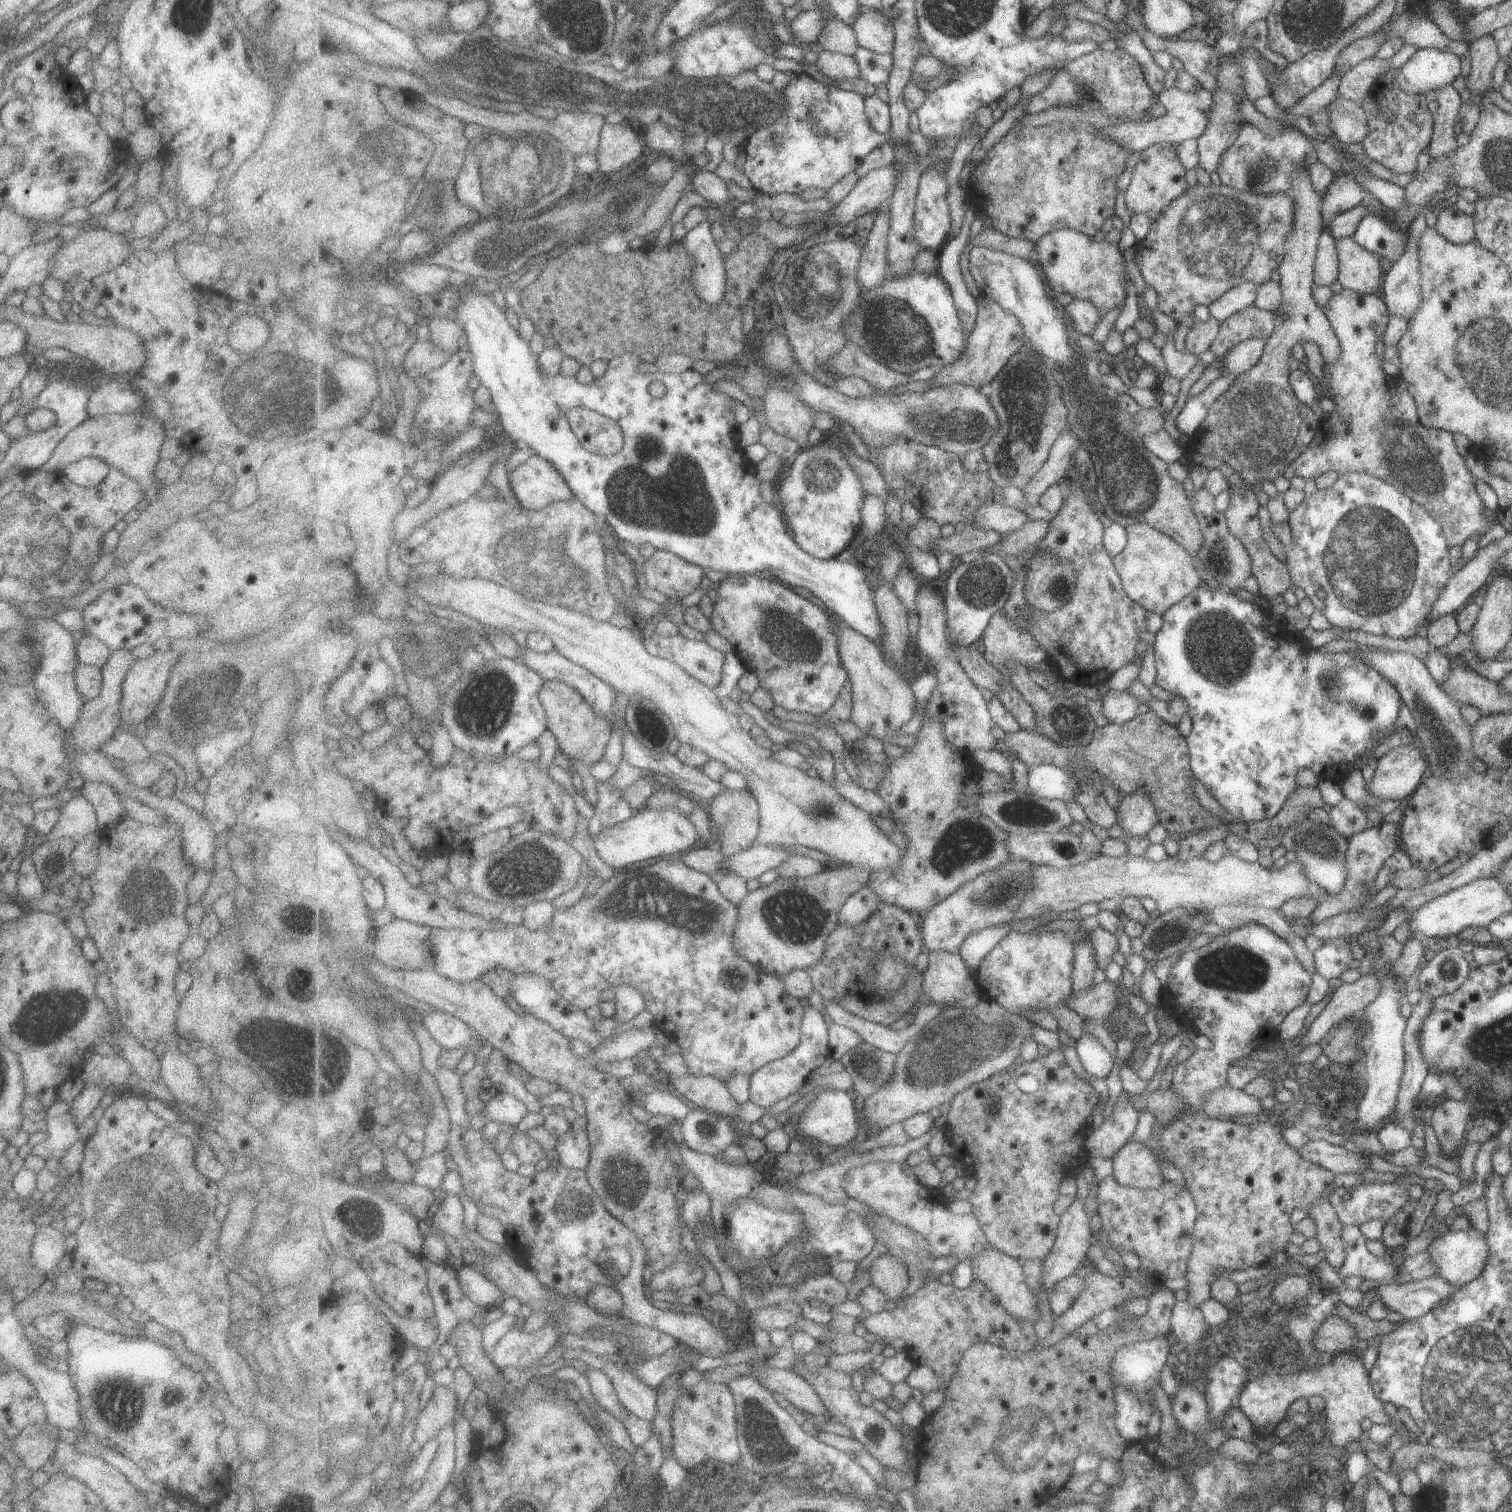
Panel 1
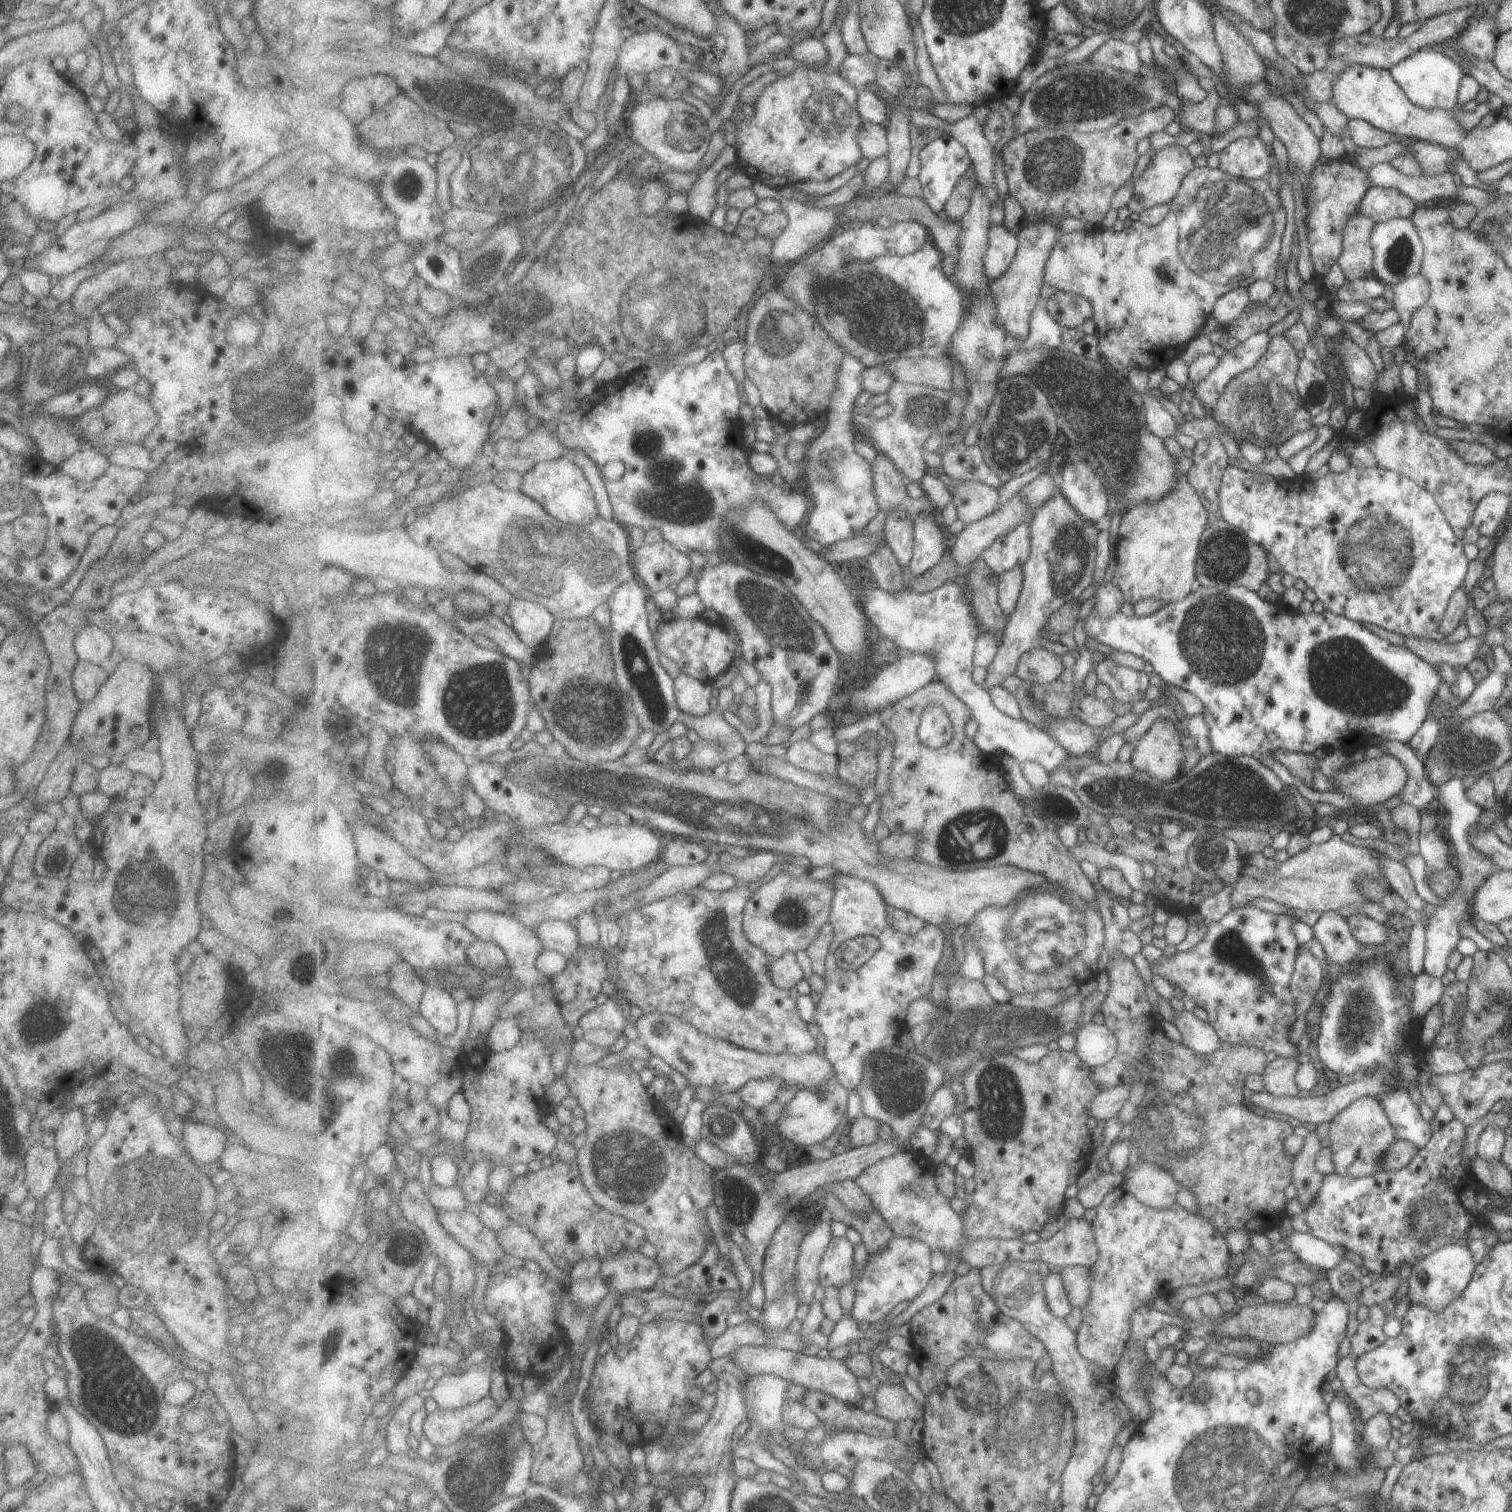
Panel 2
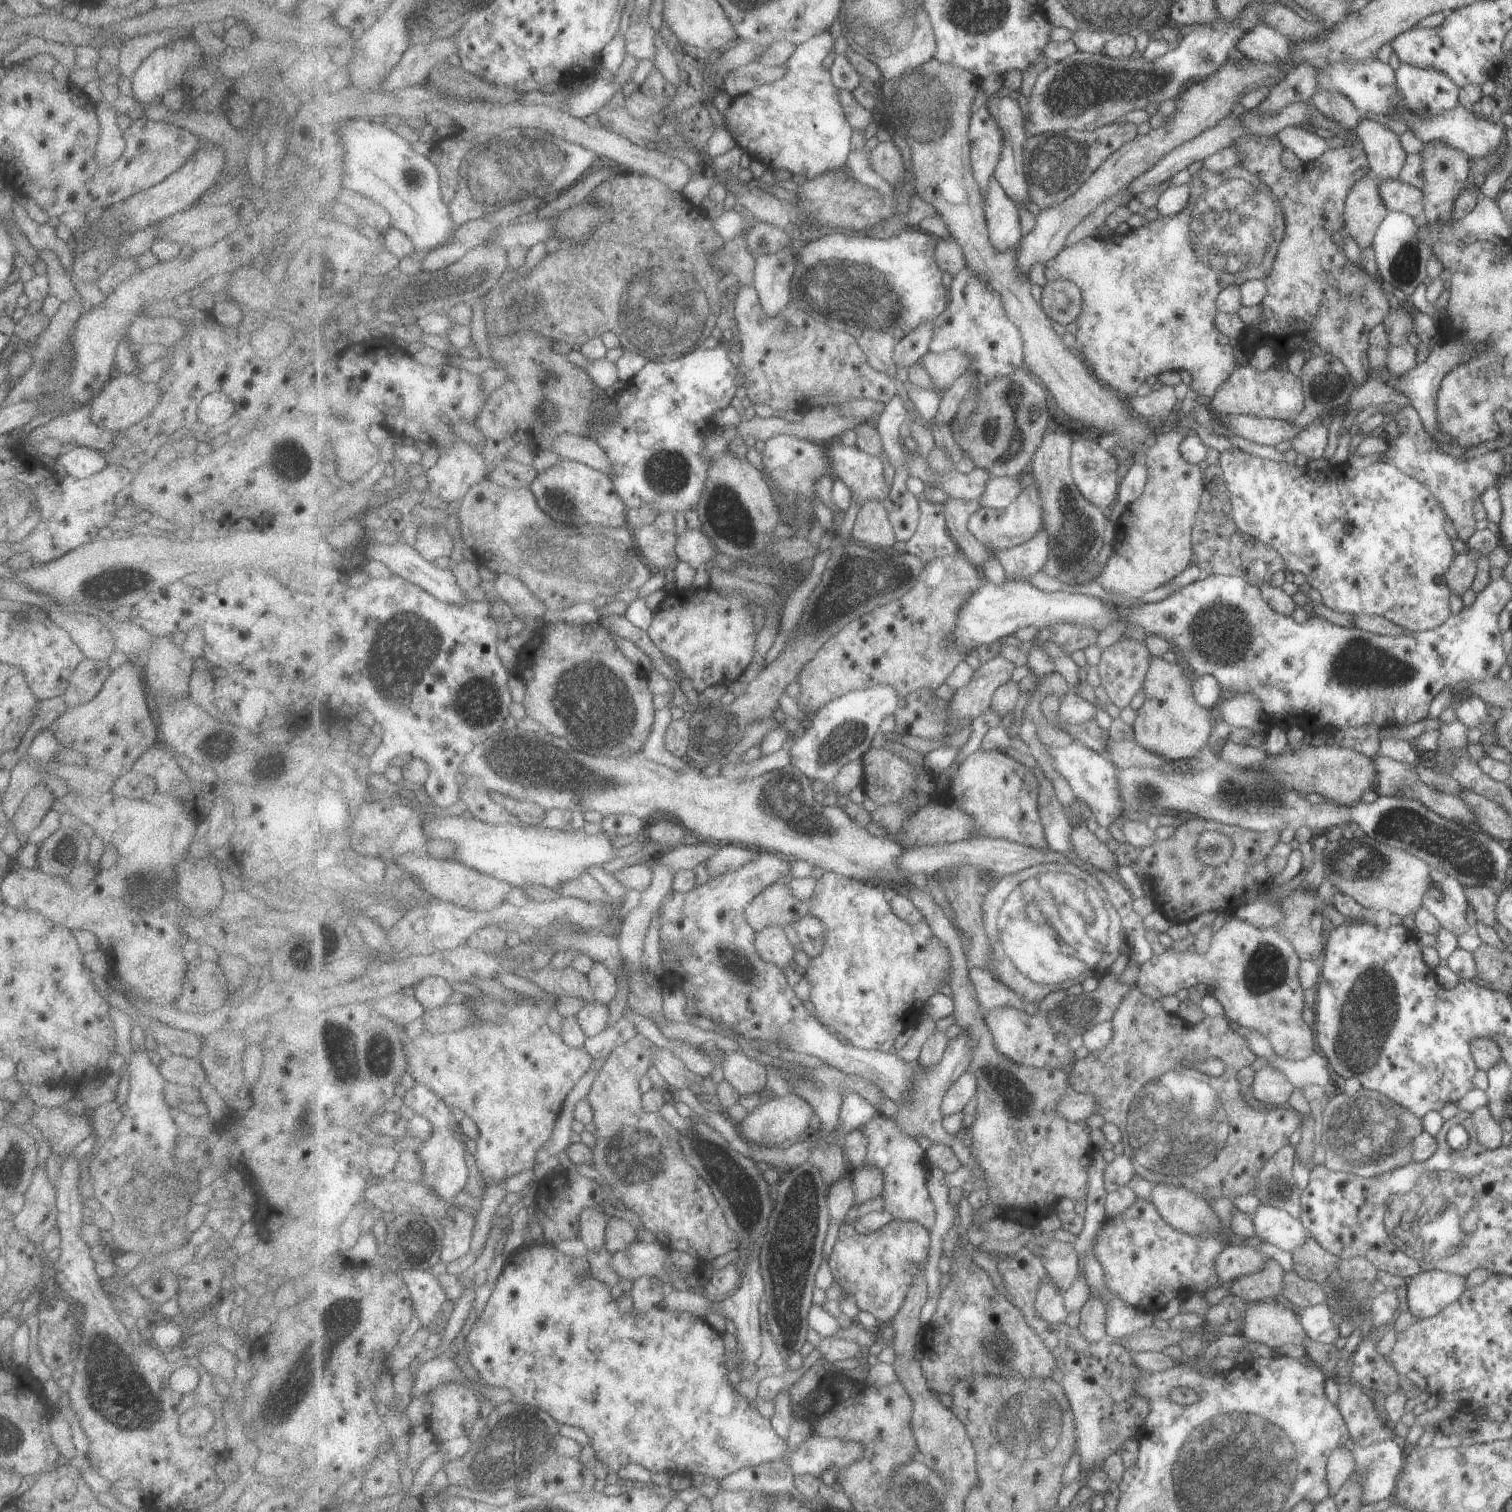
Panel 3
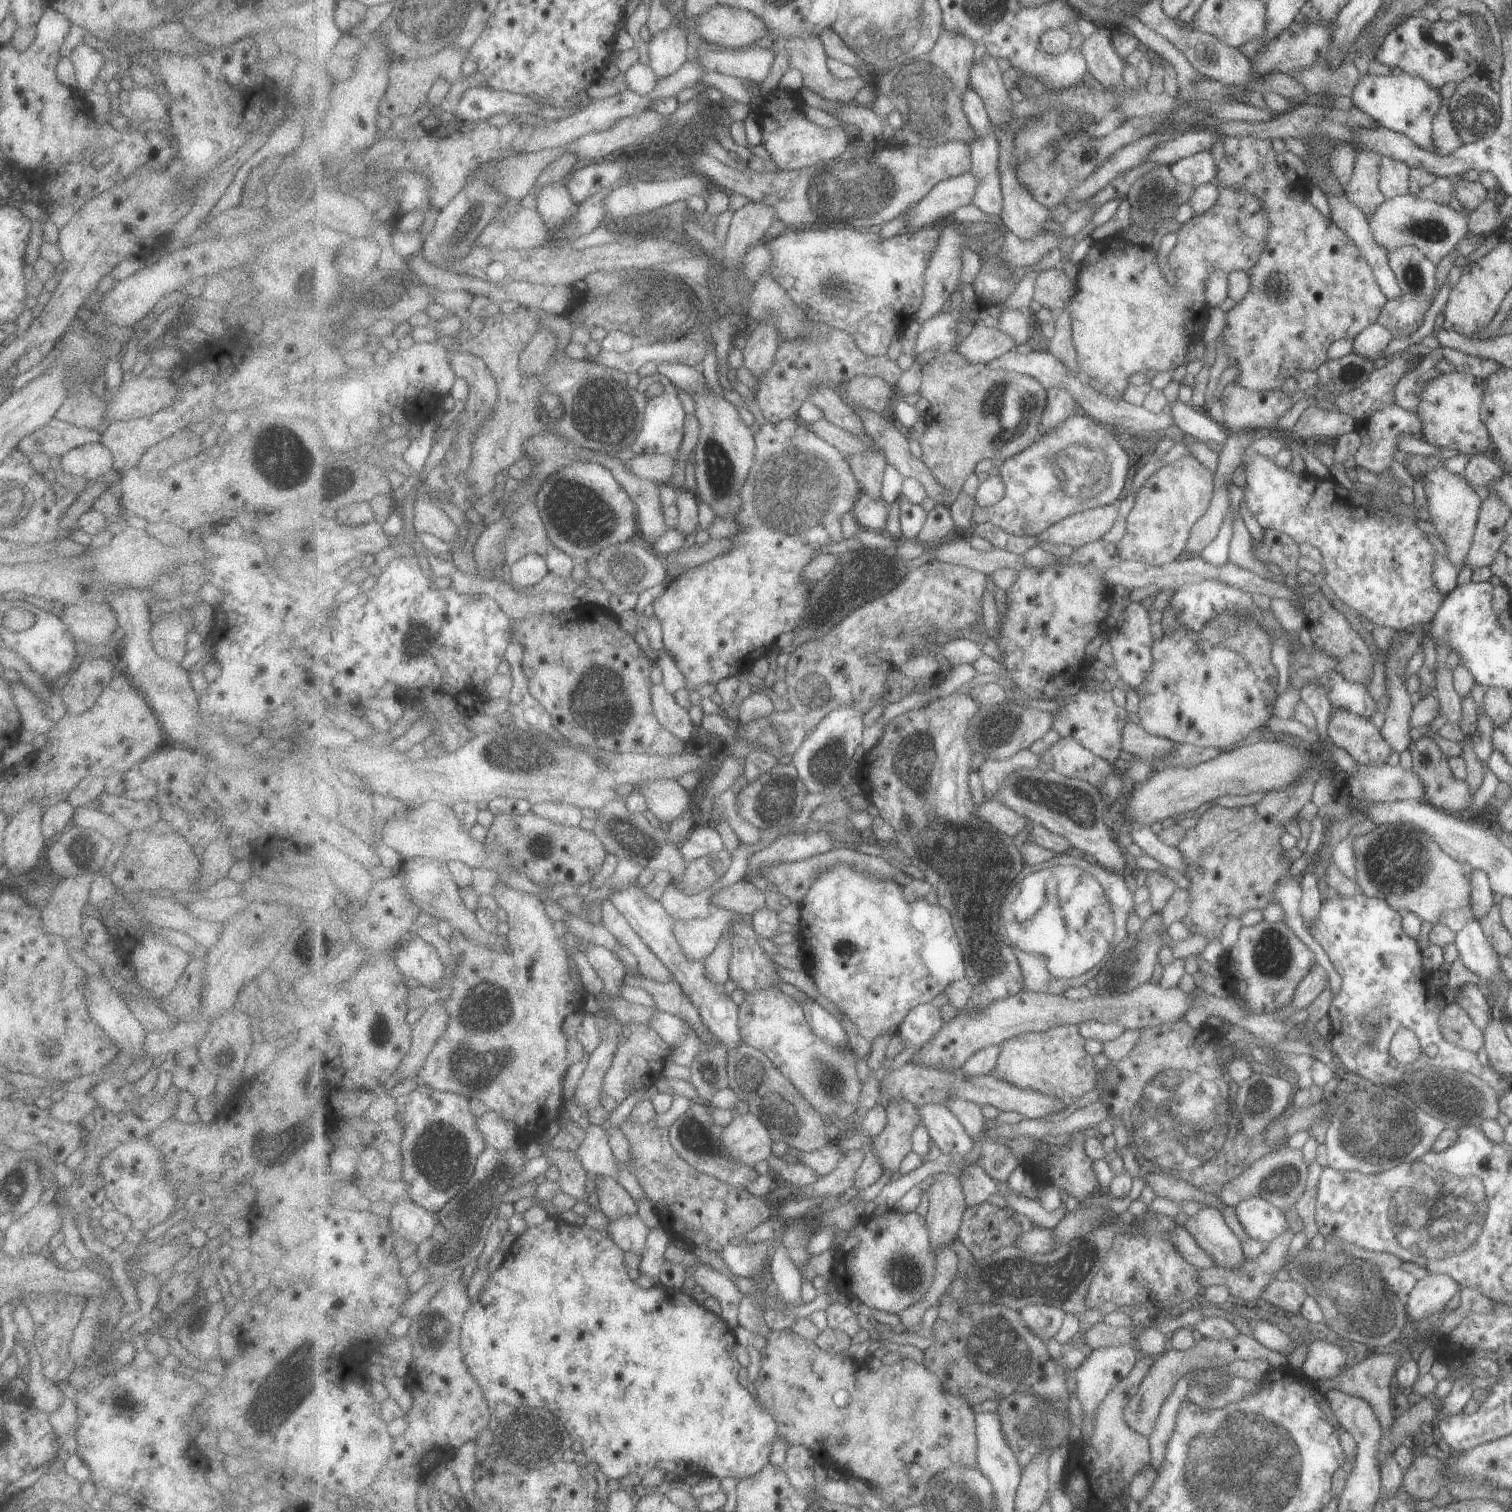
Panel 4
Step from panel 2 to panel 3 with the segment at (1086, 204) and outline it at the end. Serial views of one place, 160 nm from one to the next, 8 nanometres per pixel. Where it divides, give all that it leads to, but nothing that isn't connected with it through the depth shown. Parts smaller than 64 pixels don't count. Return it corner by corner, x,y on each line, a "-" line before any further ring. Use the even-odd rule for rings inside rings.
1120,122
1096,131
1069,129
1031,137
1024,148
1026,148
1025,167
1034,202
1042,210
1064,204
1094,176
1094,172
1098,172
1110,160
1110,156
1118,152
1118,148
1132,142
1137,135
1136,125
1132,122

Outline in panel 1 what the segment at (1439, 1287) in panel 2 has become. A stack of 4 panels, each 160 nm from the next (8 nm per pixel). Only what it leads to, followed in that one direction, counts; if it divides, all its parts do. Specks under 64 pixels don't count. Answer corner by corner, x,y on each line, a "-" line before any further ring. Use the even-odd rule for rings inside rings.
1471,1226
1468,1230
1454,1232
1448,1229
1442,1236
1438,1236
1428,1247
1430,1260
1440,1268
1440,1272
1436,1270
1436,1277
1450,1282
1452,1286
1460,1287
1476,1279
1476,1276
1484,1270
1488,1256
1490,1256
1486,1238
1488,1238
1486,1228
1481,1231
1479,1227
1474,1228
1474,1226

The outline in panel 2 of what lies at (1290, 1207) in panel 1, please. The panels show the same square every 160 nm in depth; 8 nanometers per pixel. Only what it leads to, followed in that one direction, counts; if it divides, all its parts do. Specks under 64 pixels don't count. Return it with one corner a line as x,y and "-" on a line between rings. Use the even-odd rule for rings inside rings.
1109,956
1110,960
1107,964
1106,970
1108,970
1108,976
1110,976
1110,991
1108,992
1108,997
1103,1005
1103,1014
1105,1017
1105,1022
1112,1030
1116,1036
1118,1036
1118,1055
1106,1065
1102,1067
1093,1068
1094,1080
1100,1084
1100,1088
1103,1090
1112,1089
1118,1087
1120,1084
1128,1086
1134,1085
1135,1082
1141,1082
1142,1086
1147,1088
1157,1088
1158,1091
1161,1090
1174,1090
1174,1088
1181,1090
1179,1094
1176,1094
1175,1102
1168,1104
1166,1101
1164,1103
1156,1105
1155,1101
1147,1107
1143,1114
1140,1115
1137,1125
1141,1122
1146,1121
1148,1126
1155,1127
1158,1129
1158,1160
1156,1164
1160,1170
1166,1170
1169,1172
1170,1176
1176,1180
1181,1186
1187,1187
1198,1201
1198,1211
1196,1213
1197,1218
1202,1218
1208,1220
1210,1224
1214,1225
1214,1230
1218,1234
1222,1234
1226,1238
1229,1232
1235,1230
1241,1230
1243,1234
1248,1235
1249,1238
1255,1233
1260,1233
1262,1230
1269,1228
1279,1227
1281,1225
1282,1219
1287,1216
1286,1204
1287,1199
1285,1197
1286,1188
1293,1183
1293,1164
1294,1156
1286,1154
1284,1150
1285,1141
1294,1134
1294,1127
1292,1124
1288,1124
1288,1120
1284,1120
1281,1116
1270,1116
1261,1112
1253,1111
1253,1108
1246,1102
1245,1098
1242,1096
1242,1089
1245,1084
1245,1080
1250,1073
1260,1073
1268,1066
1268,1060
1266,1057
1266,1052
1264,1050
1258,1050
1258,1048
1248,1048
1248,1046
1232,1046
1232,1044
1226,1044
1226,1042
1220,1043
1220,1048
1212,1054
1199,1054
1193,1052
1187,1047
1183,1047
1178,1042
1170,1040
1165,1035
1165,1032
1161,1027
1157,1025
1157,1022
1153,1019
1150,1002
1148,1001
1148,996
1146,995
1146,986
1148,985
1144,980
1138,976
1138,970
1136,970
1136,965
1131,960
1126,960
1123,958
1114,958
1114,956

